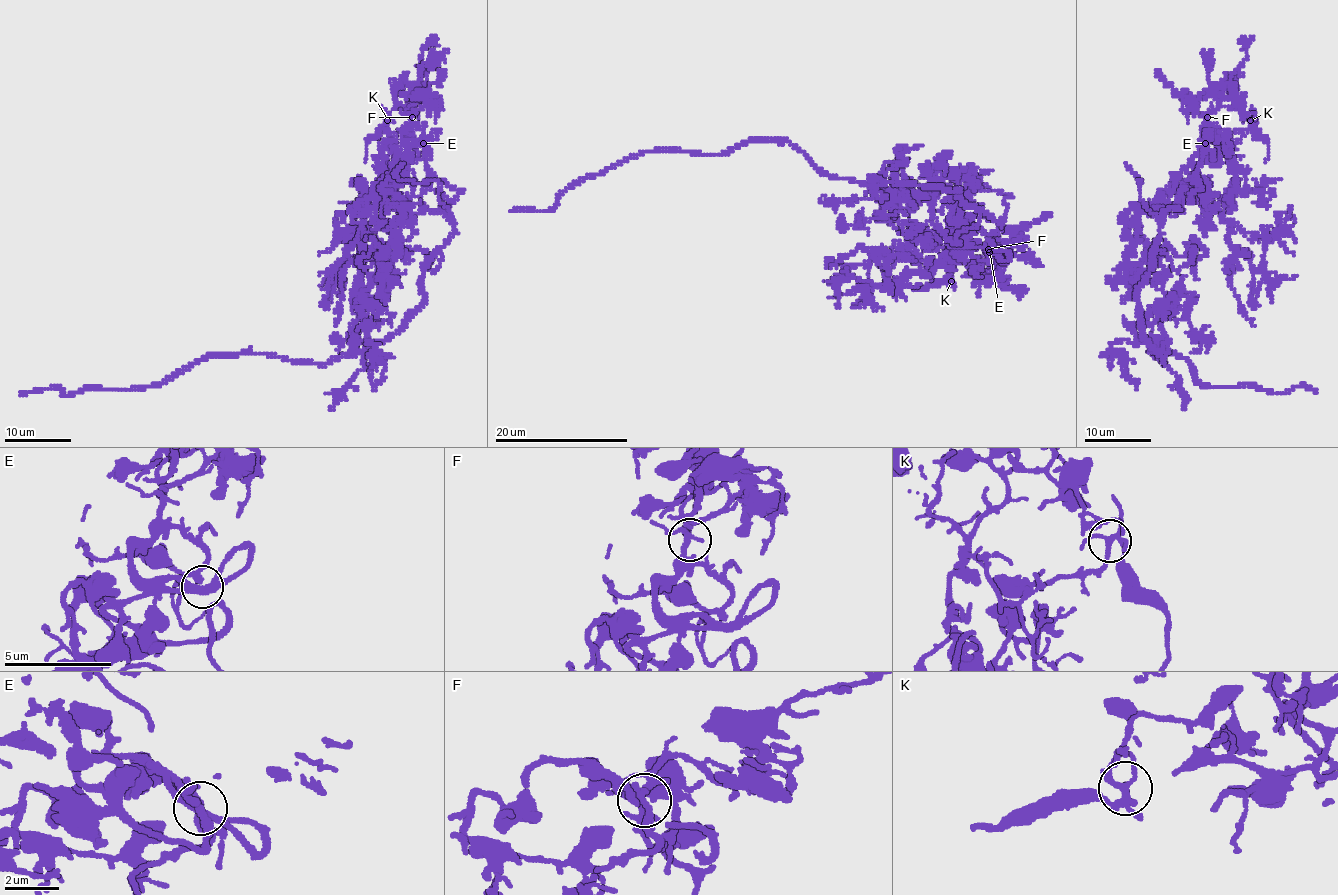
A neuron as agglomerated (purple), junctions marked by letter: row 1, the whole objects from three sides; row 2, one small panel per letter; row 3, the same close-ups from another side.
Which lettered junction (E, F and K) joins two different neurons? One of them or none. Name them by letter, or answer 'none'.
none

